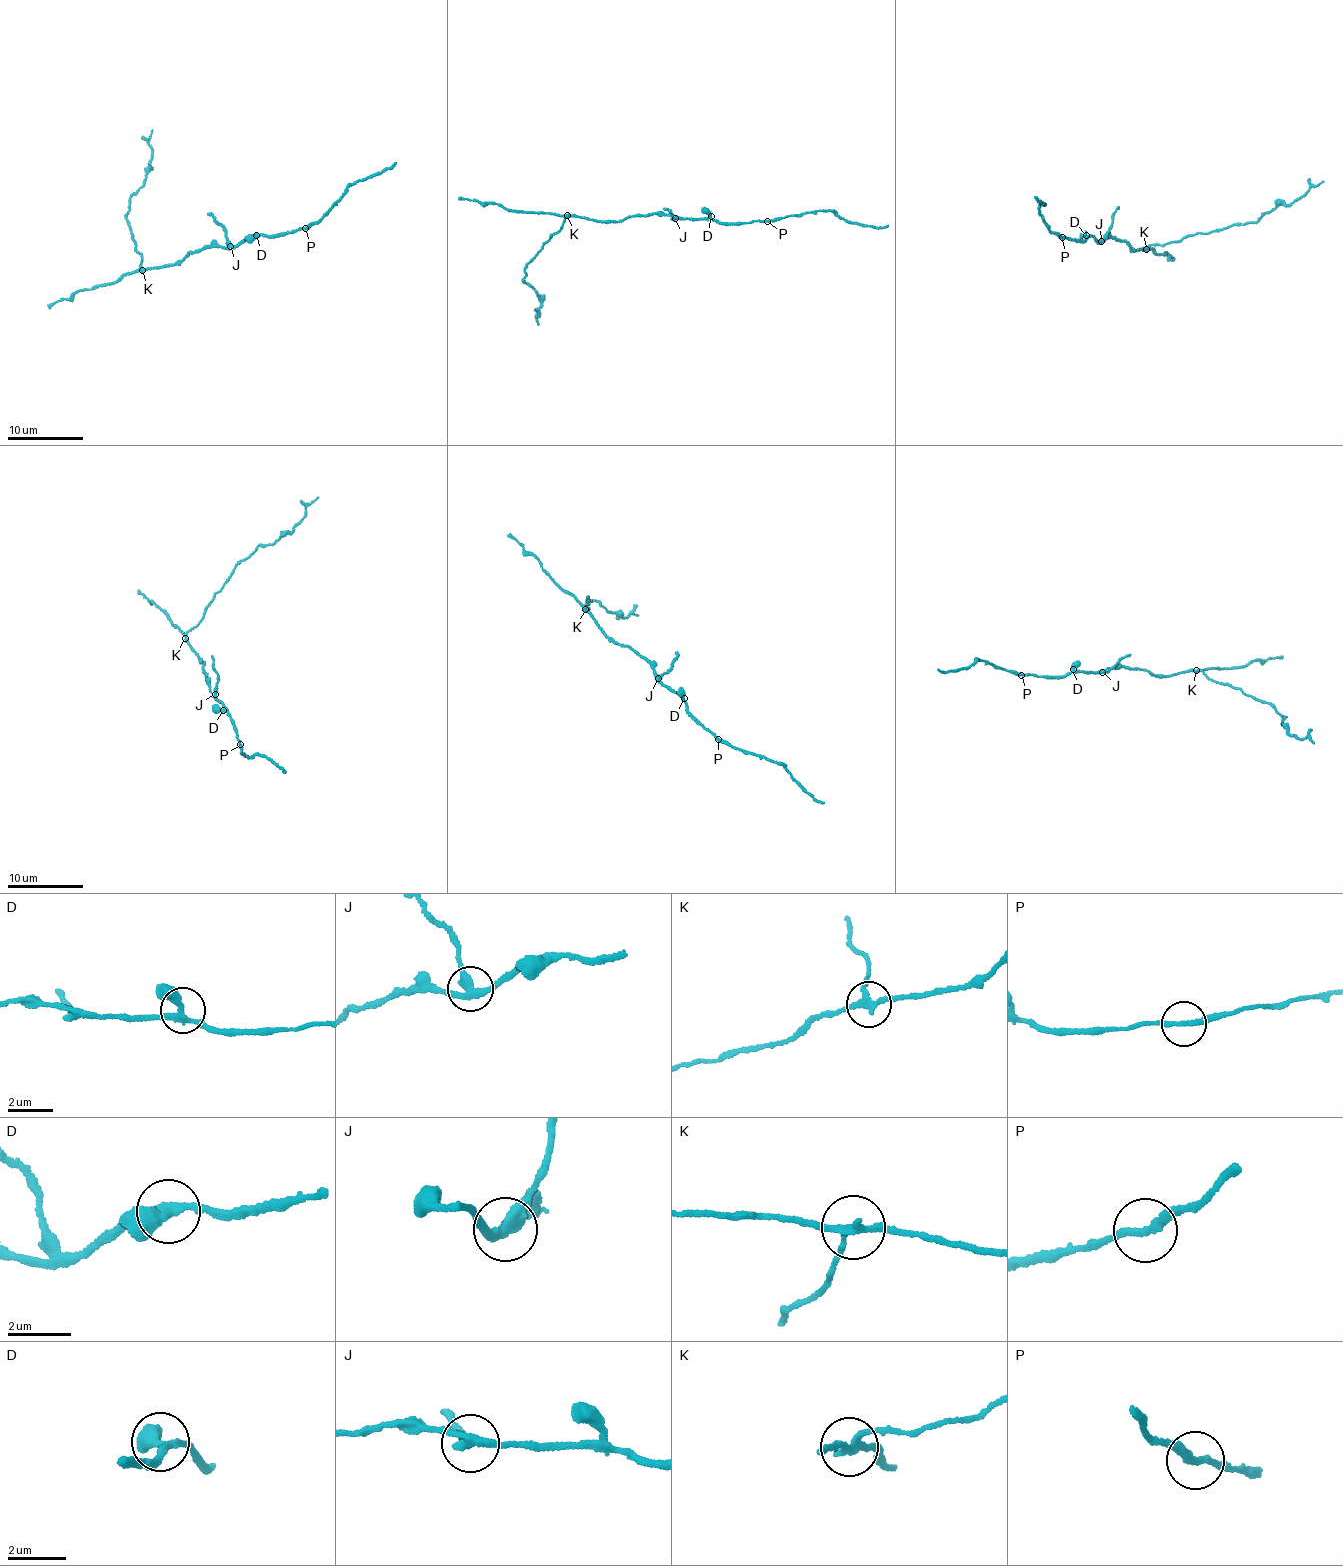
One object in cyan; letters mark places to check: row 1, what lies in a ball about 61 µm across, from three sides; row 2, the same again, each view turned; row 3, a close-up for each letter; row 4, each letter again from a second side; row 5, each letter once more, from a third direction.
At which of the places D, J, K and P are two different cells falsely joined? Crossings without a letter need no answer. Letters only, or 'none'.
J, K

